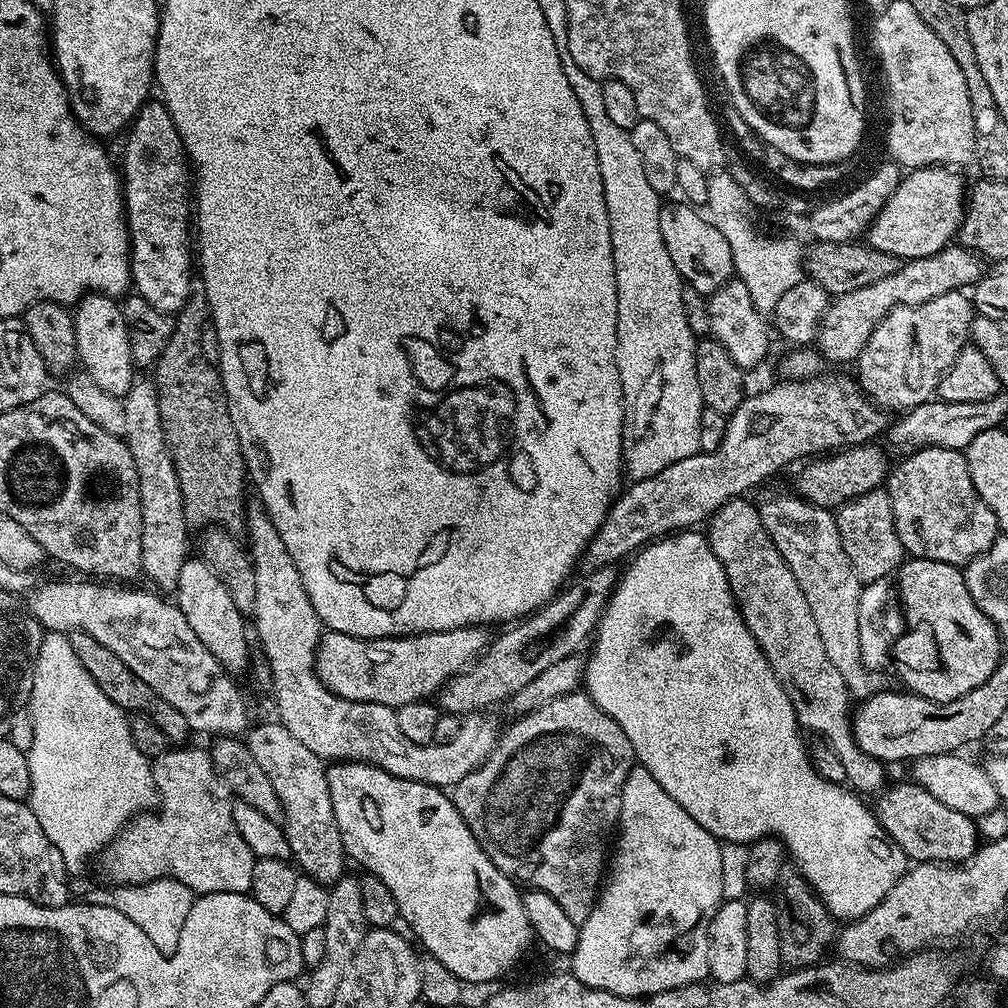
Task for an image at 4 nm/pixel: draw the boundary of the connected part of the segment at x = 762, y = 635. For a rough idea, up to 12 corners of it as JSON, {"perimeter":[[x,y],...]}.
{"perimeter":[[748,498],[706,535],[801,729],[857,793],[885,765],[854,738],[846,682]]}

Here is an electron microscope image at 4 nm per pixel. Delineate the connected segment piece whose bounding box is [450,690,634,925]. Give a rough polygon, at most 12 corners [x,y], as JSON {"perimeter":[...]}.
{"perimeter":[[577,690],[450,795],[517,885],[590,918],[634,757]]}

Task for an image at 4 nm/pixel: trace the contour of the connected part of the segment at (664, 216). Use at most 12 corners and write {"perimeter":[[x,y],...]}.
{"perimeter":[[686,204],[658,226],[677,275],[703,296],[733,277],[730,244]]}

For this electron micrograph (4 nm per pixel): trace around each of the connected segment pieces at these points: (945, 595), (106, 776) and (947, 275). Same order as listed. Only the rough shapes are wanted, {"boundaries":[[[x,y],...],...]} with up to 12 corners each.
{"boundaries":[[[905,559],[891,659],[945,704],[994,674],[1000,631],[957,565]],[[45,631],[27,803],[69,873],[157,803],[129,717]],[[963,246],[901,263],[835,297],[816,332],[825,361],[855,361],[902,304],[967,289],[981,257]]]}

